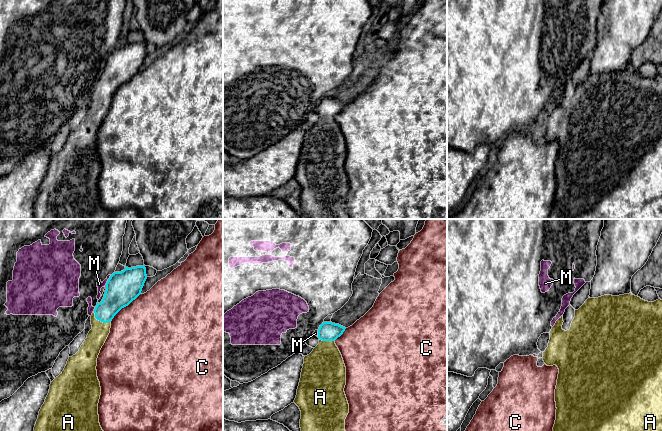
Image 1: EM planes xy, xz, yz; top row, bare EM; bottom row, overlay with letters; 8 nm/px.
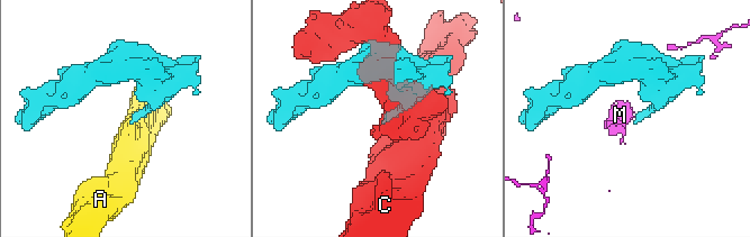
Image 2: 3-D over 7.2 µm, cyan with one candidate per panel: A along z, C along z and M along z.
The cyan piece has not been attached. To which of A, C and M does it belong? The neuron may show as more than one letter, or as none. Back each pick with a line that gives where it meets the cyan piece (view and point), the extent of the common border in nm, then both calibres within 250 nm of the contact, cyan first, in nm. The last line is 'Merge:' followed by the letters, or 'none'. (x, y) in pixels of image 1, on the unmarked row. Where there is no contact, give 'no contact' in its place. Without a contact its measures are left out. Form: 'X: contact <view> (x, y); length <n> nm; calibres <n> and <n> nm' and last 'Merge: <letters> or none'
A: contact xy (100, 96); length 170 nm; calibres 220 and 160 nm
Merge: A

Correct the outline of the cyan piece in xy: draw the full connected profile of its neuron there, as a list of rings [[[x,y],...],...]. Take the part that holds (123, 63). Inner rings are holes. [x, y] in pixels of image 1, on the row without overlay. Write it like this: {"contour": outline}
{"contour": [[[144,41],[125,43],[123,47],[114,48],[110,52],[105,61],[104,73],[91,91],[92,105],[87,114],[79,127],[69,133],[62,149],[50,160],[34,203],[34,219],[141,219],[135,208],[110,211],[102,206],[98,191],[101,163],[96,142],[100,126],[110,109],[112,95],[141,70],[146,55]]]}

